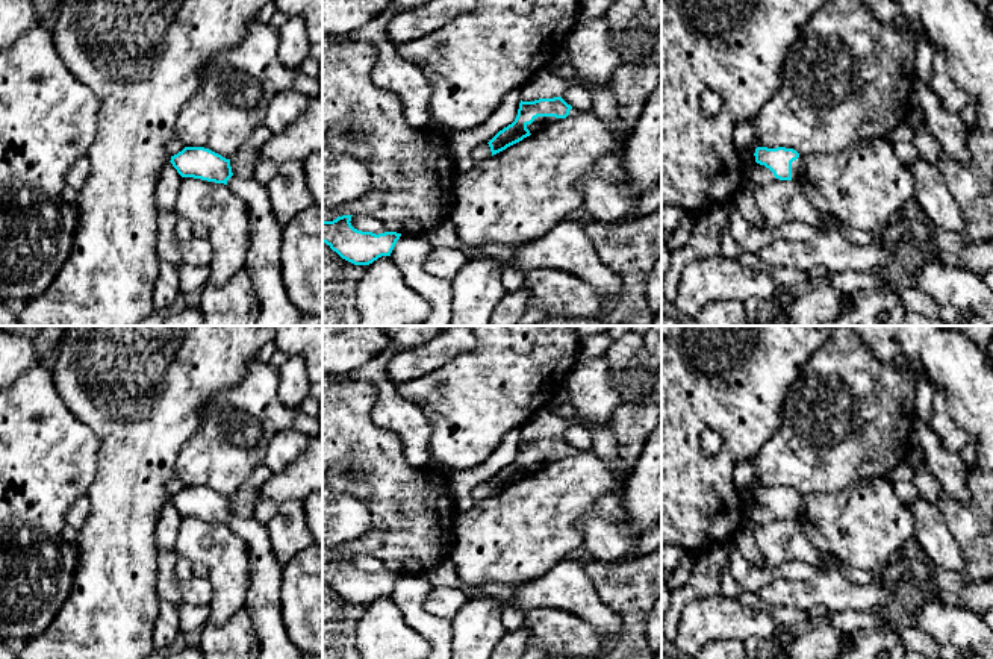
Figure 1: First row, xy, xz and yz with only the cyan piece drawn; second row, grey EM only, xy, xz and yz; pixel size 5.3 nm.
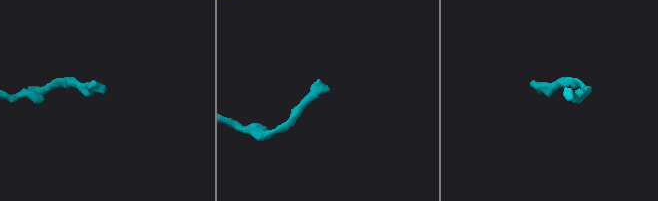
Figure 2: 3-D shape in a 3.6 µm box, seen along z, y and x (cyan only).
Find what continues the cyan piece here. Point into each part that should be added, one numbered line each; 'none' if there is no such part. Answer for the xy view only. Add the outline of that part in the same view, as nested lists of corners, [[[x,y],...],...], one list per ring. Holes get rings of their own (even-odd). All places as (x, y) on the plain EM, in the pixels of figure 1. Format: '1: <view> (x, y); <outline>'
1: xy (264, 588); [[[232,515],[227,526],[248,547],[250,571],[244,607],[256,629],[260,651],[257,659],[301,659],[289,641],[279,606],[283,564],[274,556],[268,529],[253,517]]]

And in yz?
1: yz (798, 506); [[[799,494],[796,500],[792,501],[792,520],[801,520],[805,514],[804,495]]]

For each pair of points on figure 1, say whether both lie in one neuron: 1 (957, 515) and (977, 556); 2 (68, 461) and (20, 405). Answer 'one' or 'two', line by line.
1: one
2: one

